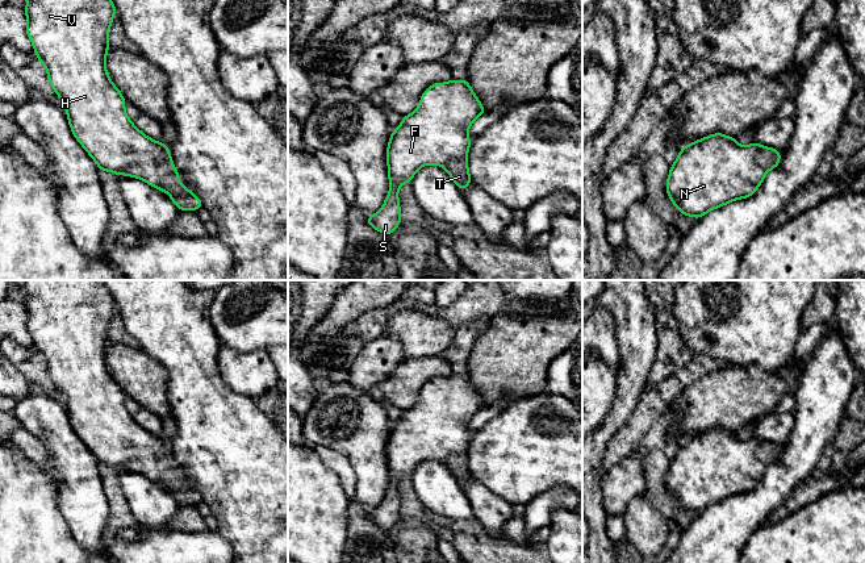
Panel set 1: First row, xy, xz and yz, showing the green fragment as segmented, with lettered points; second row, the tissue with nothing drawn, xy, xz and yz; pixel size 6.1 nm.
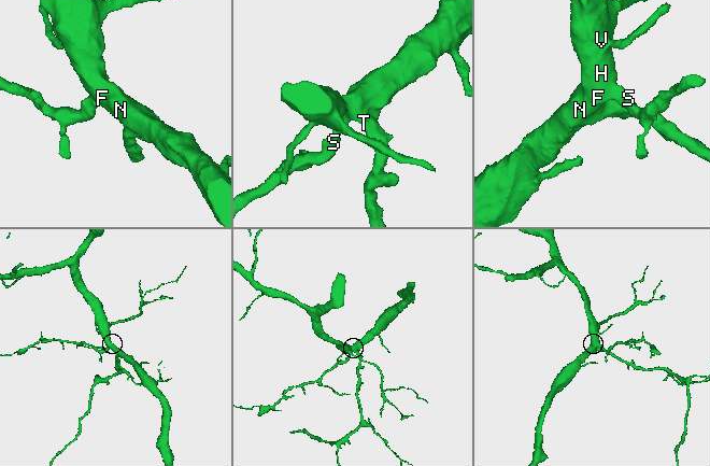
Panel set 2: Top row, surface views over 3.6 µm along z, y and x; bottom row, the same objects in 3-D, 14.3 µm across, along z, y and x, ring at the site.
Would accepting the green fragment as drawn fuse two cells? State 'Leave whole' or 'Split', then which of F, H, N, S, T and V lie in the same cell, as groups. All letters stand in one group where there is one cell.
Leave whole. Groups: F H N S T V

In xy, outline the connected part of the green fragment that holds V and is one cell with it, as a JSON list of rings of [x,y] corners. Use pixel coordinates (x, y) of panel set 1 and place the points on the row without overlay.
[[[17,280],[29,297],[26,329],[34,347],[47,364],[51,383],[60,392],[76,435],[101,466],[139,472],[145,477],[168,487],[179,505],[197,505],[200,492],[177,476],[179,467],[170,443],[143,429],[128,412],[125,393],[112,378],[105,362],[109,345],[108,328],[116,301],[104,280]]]

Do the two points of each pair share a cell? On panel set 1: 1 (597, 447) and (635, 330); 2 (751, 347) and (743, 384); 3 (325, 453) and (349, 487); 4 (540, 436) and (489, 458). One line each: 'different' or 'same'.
1: same
2: different
3: same
4: same

